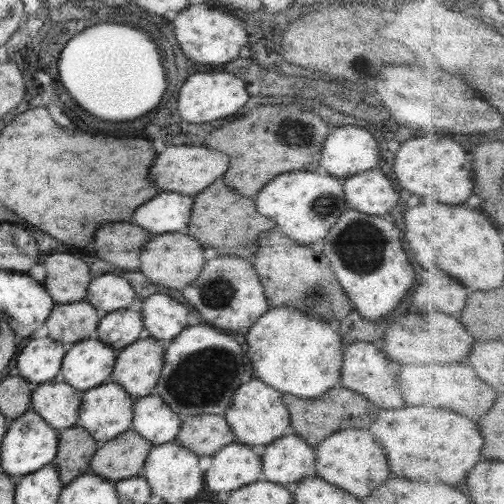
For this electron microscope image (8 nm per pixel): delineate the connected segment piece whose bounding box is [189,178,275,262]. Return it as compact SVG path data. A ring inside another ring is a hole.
M217 178L211 186L207 186L203 192L199 192L193 198L191 208L191 220L189 220L189 236L201 242L204 247L203 258L210 262L215 257L213 248L233 248L235 256L247 256L257 250L257 234L263 230L273 228L275 222L257 214L255 204L249 198L241 198L239 194L227 190L221 178ZM213 246L213 248L209 247Z

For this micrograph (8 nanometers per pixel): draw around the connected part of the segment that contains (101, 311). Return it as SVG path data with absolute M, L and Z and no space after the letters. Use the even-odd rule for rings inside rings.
M102 272L99 278L91 280L86 292L84 301L93 306L99 318L114 310L128 308L128 305L135 301L134 290L127 280L105 272Z

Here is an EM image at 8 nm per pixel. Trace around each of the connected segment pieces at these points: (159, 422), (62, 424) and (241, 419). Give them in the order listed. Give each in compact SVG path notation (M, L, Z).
M151 394L135 398L131 428L152 445L174 441L180 422L179 415L171 411L159 396Z
M57 373L47 382L32 386L30 410L35 411L51 428L57 432L78 425L78 410L82 391L70 387Z
M251 380L247 384L241 384L235 394L233 400L229 404L229 408L222 413L223 418L229 425L229 429L233 436L239 440L239 443L251 446L263 446L273 442L275 438L283 435L285 428L289 426L289 416L285 406L281 404L281 394L269 386L265 386L259 380Z

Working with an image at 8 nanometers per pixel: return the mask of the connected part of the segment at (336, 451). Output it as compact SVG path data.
M339 430L315 448L310 475L337 486L355 498L363 498L375 490L373 486L381 486L387 480L389 466L381 446L367 430Z

